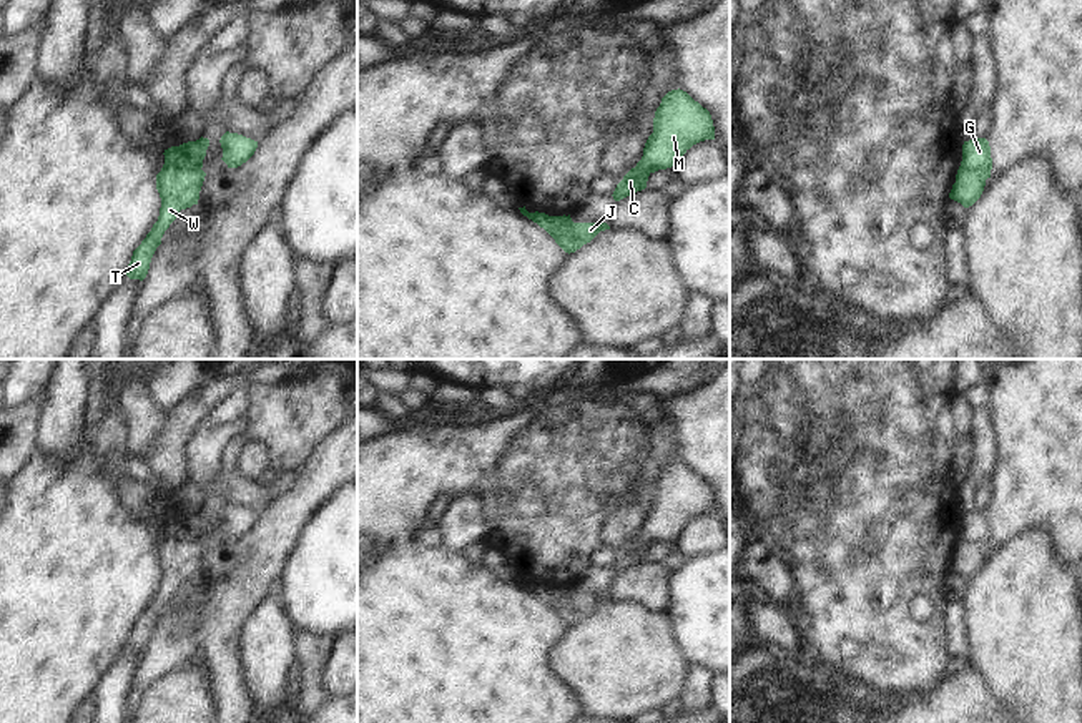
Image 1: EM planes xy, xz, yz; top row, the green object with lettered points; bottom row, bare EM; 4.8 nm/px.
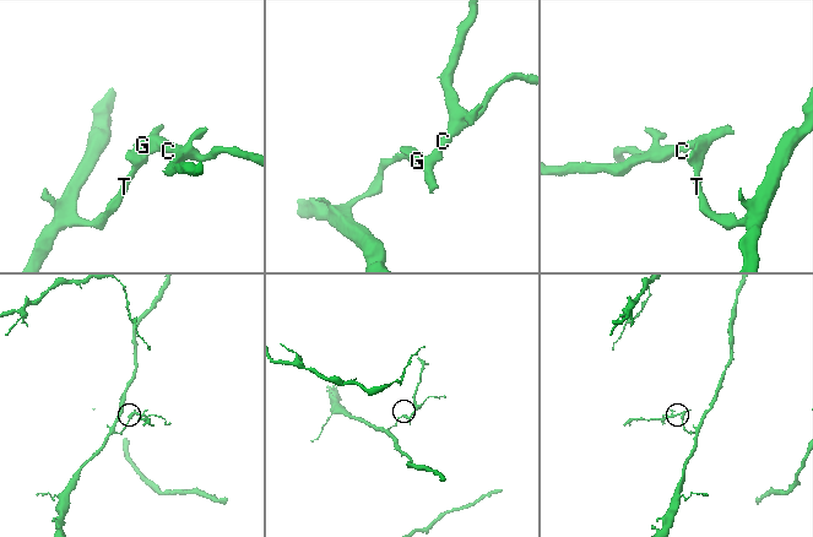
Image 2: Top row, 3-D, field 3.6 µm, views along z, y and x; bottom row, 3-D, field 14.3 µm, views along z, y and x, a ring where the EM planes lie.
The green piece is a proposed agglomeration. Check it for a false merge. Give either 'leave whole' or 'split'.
split

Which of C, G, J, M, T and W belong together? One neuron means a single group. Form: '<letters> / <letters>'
C G J M / T W

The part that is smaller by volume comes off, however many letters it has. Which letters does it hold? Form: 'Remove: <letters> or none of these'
Remove: C, G, J, M

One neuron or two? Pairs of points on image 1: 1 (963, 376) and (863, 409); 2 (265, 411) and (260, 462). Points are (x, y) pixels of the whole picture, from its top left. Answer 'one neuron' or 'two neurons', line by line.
1: two neurons
2: two neurons

